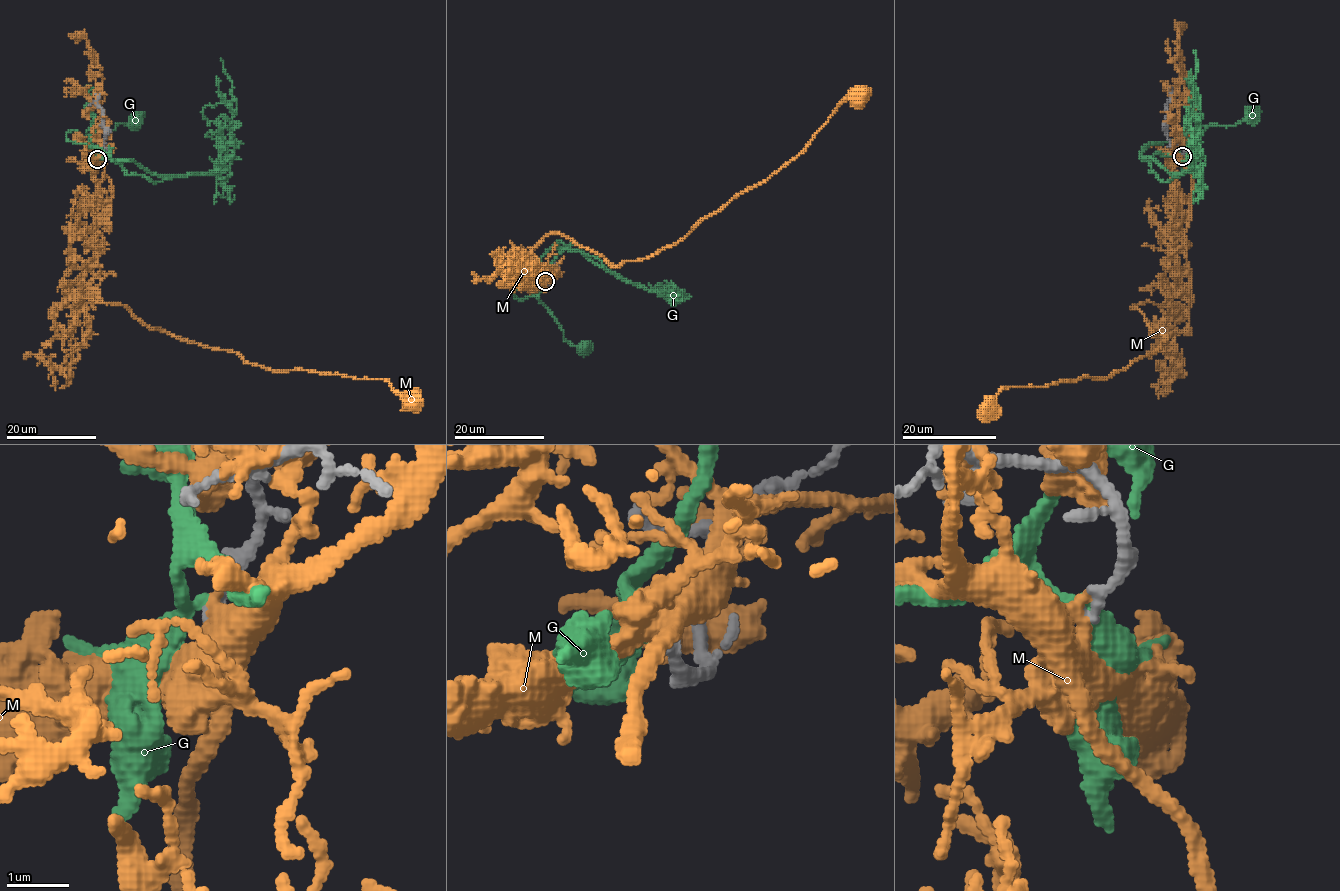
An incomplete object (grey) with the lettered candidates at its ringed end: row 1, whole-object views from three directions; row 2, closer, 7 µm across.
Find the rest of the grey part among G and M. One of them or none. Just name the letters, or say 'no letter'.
no letter

